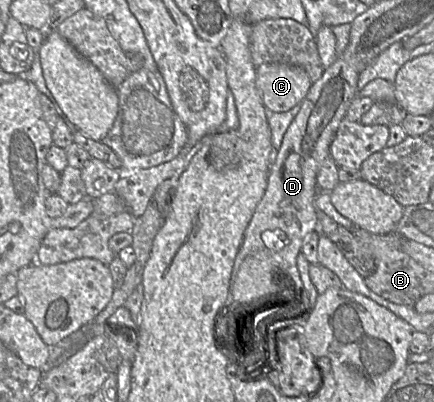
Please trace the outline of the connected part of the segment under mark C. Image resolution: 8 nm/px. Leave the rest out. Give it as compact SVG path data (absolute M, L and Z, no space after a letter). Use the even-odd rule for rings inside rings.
M263 63L256 67L256 87L265 108L273 112L287 112L301 104L312 84L299 66Z

